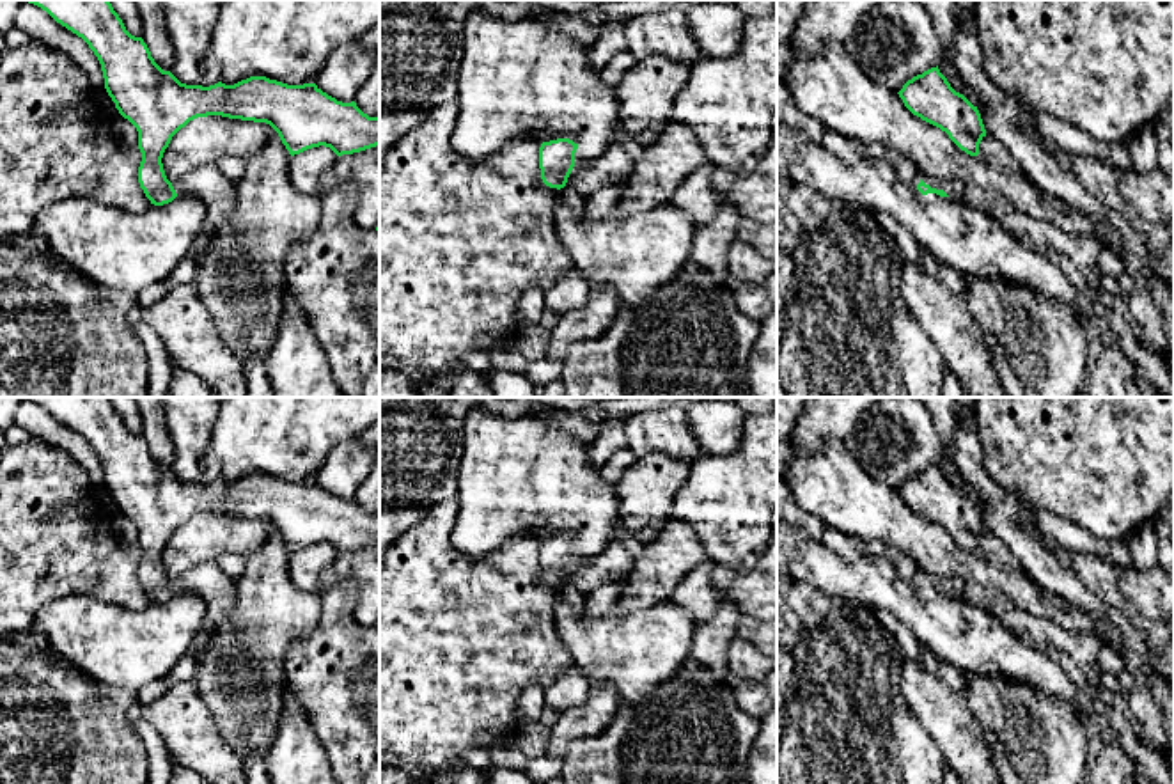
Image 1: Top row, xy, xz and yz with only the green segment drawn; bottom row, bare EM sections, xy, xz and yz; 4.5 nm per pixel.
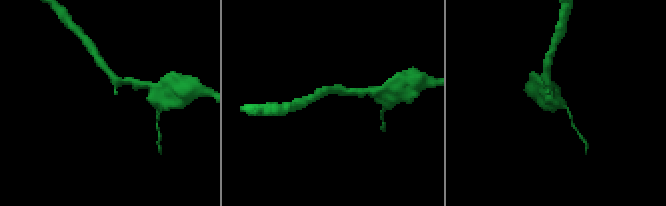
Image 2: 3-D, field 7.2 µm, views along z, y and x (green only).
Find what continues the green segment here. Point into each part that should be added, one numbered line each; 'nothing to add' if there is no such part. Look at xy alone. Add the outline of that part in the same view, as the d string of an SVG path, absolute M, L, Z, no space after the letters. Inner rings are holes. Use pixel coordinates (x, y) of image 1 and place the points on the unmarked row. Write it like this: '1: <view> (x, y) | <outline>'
1: xy (206, 580) | M206 562L176 576L172 584L177 592L195 594L206 605L206 623L195 635L192 651L204 649L234 608L236 580L229 578L216 562Z

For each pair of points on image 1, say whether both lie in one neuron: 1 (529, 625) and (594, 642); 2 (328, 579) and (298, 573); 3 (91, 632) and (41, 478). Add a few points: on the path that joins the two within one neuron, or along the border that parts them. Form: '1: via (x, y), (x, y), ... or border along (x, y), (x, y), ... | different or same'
1: border along (554, 602), (554, 628), (573, 662) | different
2: border along (337, 554), (321, 573), (320, 584), (314, 589) | different
3: border along (39, 605), (73, 593), (87, 593), (117, 607) | different

